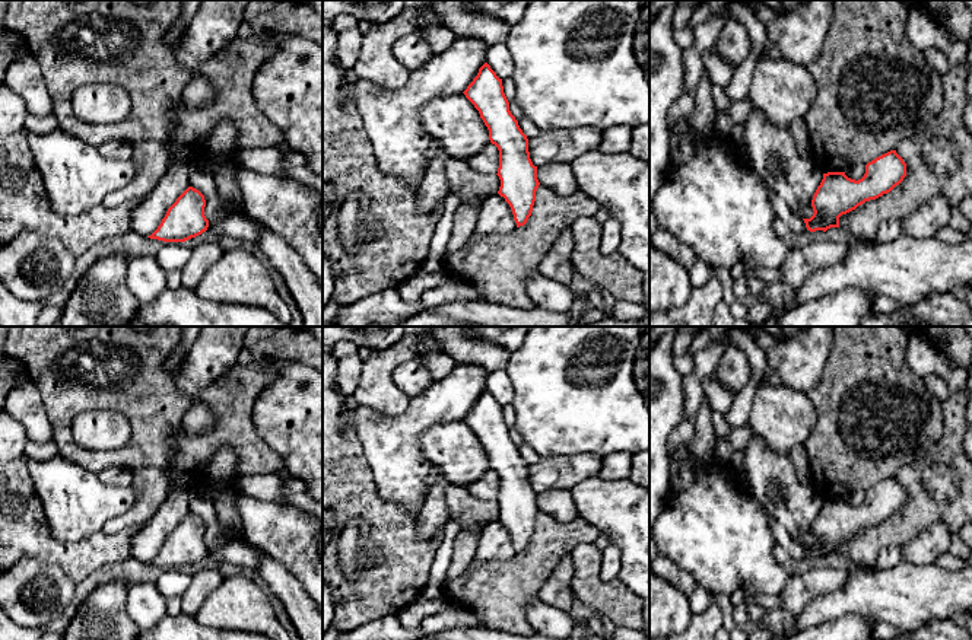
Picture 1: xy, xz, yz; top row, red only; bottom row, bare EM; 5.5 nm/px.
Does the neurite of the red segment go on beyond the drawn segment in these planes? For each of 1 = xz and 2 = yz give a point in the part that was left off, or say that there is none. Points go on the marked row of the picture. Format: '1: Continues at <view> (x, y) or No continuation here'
1: No continuation here
2: No continuation here

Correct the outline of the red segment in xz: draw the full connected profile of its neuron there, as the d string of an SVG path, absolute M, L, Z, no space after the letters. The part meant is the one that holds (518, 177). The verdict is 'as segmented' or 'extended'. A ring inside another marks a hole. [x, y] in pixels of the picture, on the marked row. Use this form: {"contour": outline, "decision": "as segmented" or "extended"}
{"contour": "M485 63L463 93L479 111L490 143L499 150L498 194L509 204L517 227L524 226L531 216L540 182L537 166L530 159L528 138L509 111L502 79Z", "decision": "as segmented"}

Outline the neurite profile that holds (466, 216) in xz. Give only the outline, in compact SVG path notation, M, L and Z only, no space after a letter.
M463 203L454 213L454 226L447 245L448 252L463 249L474 235L474 227L479 219L480 206Z

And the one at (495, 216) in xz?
M499 194L487 197L480 204L479 219L474 227L474 235L482 236L487 233L509 233L515 230L512 210L504 197Z

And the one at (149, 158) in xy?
M155 140L131 143L131 159L136 168L133 181L121 190L109 192L102 204L117 207L127 200L147 197L169 168L165 144Z

